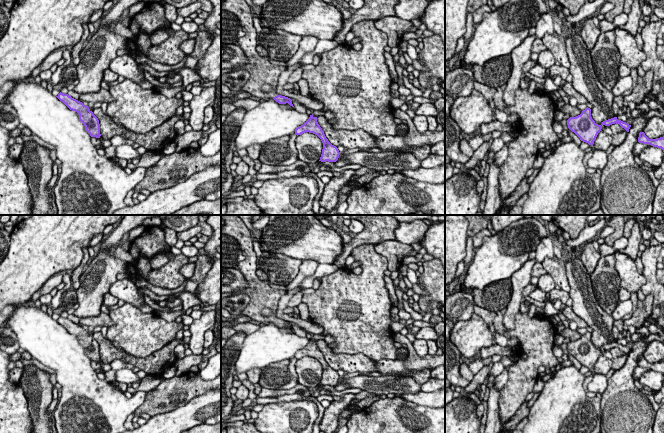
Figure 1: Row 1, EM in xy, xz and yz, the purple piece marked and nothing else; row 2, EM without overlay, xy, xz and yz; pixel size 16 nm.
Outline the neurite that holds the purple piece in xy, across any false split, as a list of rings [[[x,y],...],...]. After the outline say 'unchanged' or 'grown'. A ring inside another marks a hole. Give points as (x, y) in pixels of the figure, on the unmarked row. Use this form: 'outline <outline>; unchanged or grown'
outline [[[61,316],[56,321],[70,334],[79,338],[79,344],[84,348],[85,354],[90,358],[91,361],[100,362],[101,358],[99,344],[88,330],[72,322],[68,318],[63,318]]]; unchanged

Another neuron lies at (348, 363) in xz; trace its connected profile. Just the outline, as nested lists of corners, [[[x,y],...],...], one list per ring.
[[[322,339],[317,341],[317,346],[328,365],[336,371],[342,369],[345,374],[360,372],[362,375],[377,372],[375,360],[368,358],[364,354],[335,354],[329,344]]]

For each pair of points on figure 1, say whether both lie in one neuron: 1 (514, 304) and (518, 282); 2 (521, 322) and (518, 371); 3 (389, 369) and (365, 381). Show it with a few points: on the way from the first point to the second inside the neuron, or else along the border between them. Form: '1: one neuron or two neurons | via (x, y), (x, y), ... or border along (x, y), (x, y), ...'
1: one neuron | via (516, 299), (518, 287)
2: one neuron | via (530, 334), (530, 359)
3: two neurons | border along (394, 375), (383, 376)

